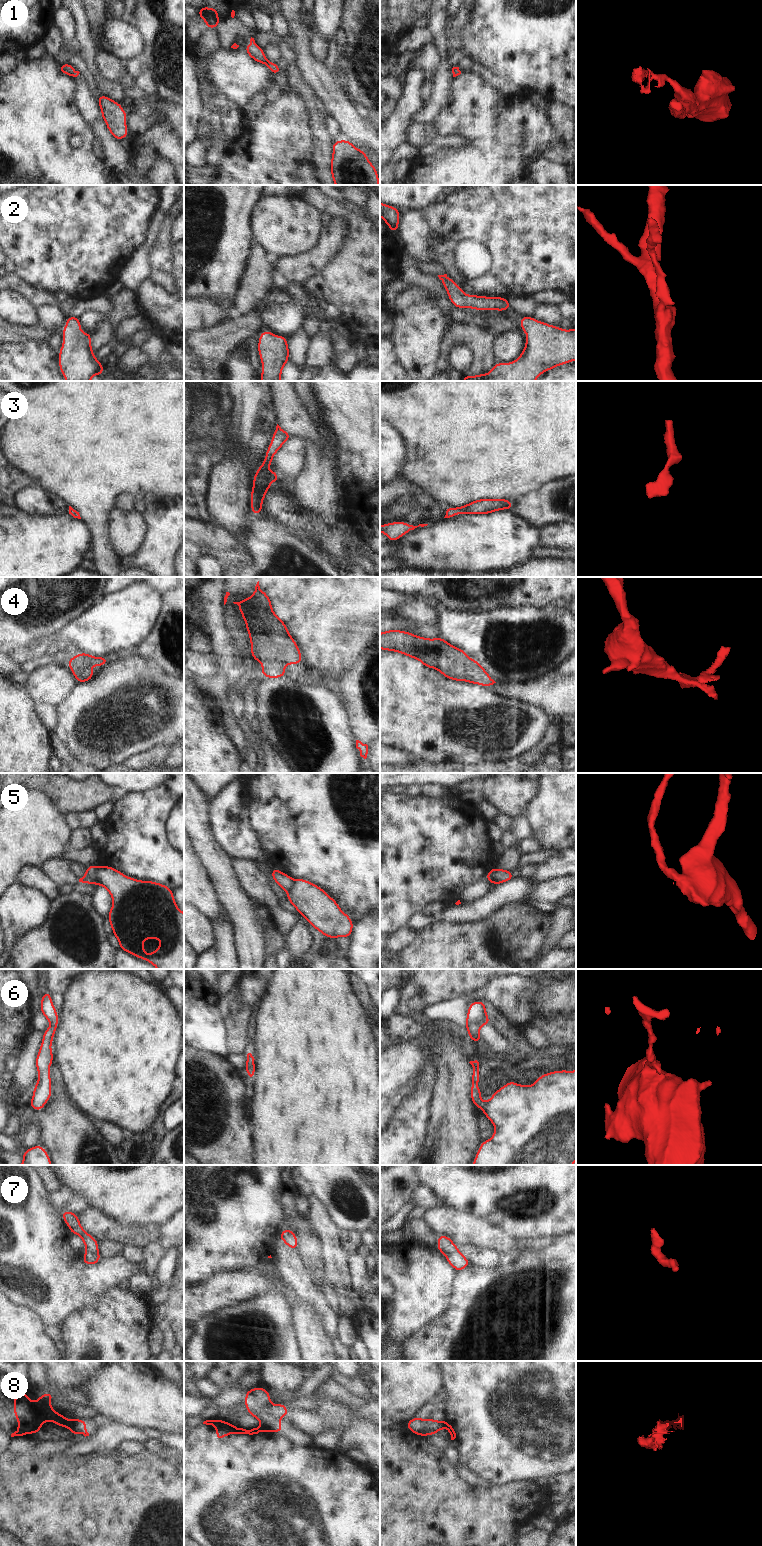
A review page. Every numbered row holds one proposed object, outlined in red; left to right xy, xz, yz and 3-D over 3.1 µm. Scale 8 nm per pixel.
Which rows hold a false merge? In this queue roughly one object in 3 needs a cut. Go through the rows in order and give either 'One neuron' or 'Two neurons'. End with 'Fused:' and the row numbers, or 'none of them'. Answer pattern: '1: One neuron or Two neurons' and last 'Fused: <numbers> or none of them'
1: One neuron
2: One neuron
3: One neuron
4: One neuron
5: Two neurons
6: One neuron
7: One neuron
8: Two neurons
Fused: 5, 8

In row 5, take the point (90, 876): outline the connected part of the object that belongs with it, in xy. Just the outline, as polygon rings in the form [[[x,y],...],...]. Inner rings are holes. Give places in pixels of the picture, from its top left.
[[[89,865],[86,867],[85,875],[79,879],[79,882],[85,884],[95,884],[96,874],[97,874],[97,865]]]

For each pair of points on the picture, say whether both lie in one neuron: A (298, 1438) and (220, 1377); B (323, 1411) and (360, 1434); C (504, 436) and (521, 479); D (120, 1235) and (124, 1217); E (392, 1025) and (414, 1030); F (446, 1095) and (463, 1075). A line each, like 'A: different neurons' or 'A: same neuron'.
A: different neurons
B: same neuron
C: same neuron
D: different neurons
E: same neuron
F: same neuron

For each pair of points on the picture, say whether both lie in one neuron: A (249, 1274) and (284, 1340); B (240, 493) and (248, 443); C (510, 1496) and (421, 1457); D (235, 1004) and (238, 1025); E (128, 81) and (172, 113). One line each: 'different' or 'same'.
A: different
B: same
C: same
D: different
E: same

